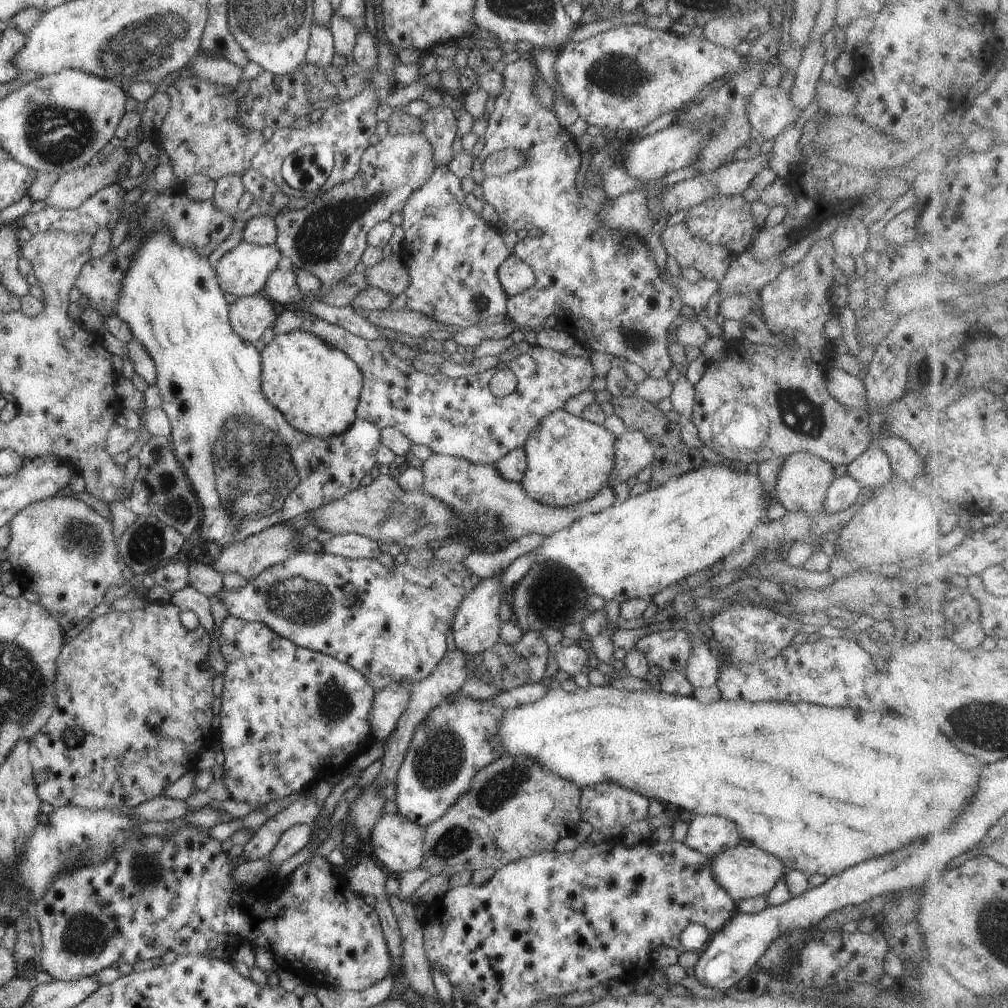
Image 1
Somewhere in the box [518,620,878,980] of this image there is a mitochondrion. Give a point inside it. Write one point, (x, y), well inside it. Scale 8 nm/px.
(788, 946)

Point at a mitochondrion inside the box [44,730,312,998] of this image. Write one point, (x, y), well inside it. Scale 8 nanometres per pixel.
(82, 937)

